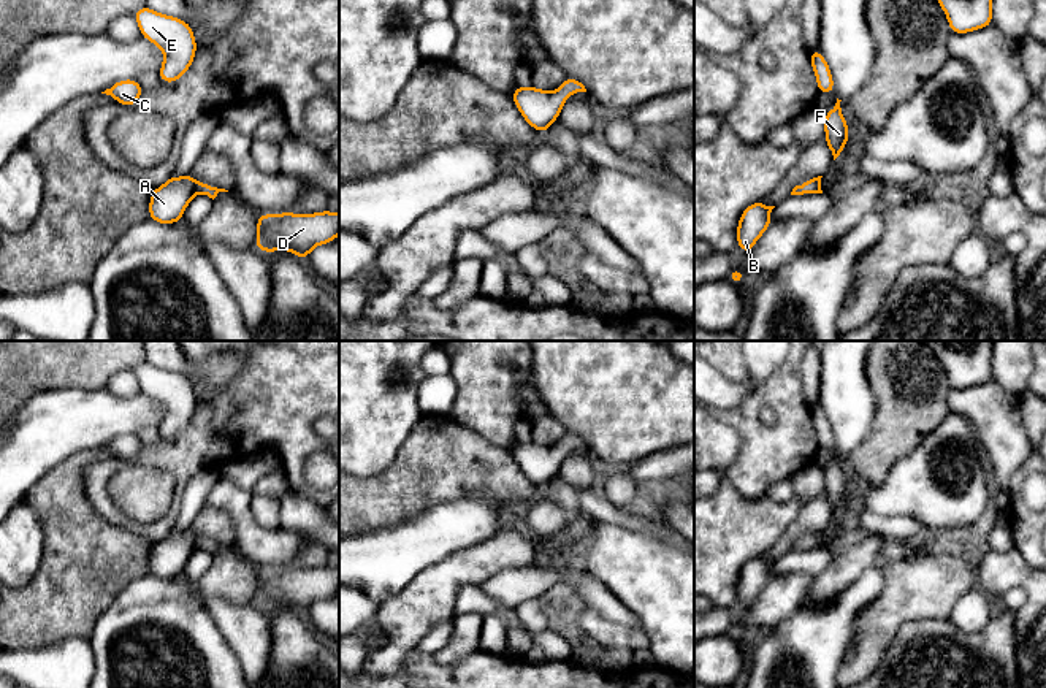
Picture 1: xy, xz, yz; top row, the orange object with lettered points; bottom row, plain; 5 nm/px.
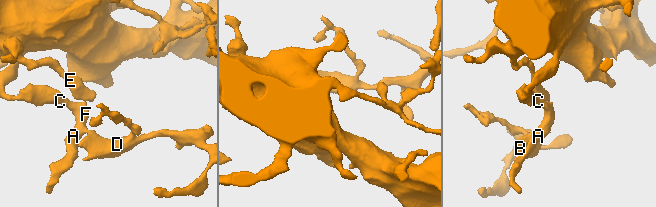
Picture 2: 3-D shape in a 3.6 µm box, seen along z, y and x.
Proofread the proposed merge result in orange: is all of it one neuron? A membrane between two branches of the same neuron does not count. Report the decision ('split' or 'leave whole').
leave whole

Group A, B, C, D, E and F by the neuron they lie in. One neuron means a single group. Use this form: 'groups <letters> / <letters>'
groups A B C D E F

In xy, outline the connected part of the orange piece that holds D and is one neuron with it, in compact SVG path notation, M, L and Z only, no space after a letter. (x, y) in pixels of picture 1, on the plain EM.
M339 568L260 569L255 602L265 609L284 604L306 615L315 601L328 599L338 591Z

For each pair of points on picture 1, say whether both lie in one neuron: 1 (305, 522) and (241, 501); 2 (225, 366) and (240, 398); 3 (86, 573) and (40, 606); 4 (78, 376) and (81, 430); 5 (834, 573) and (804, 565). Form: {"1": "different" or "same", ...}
{"1": "different", "2": "different", "3": "same", "4": "different", "5": "different"}

